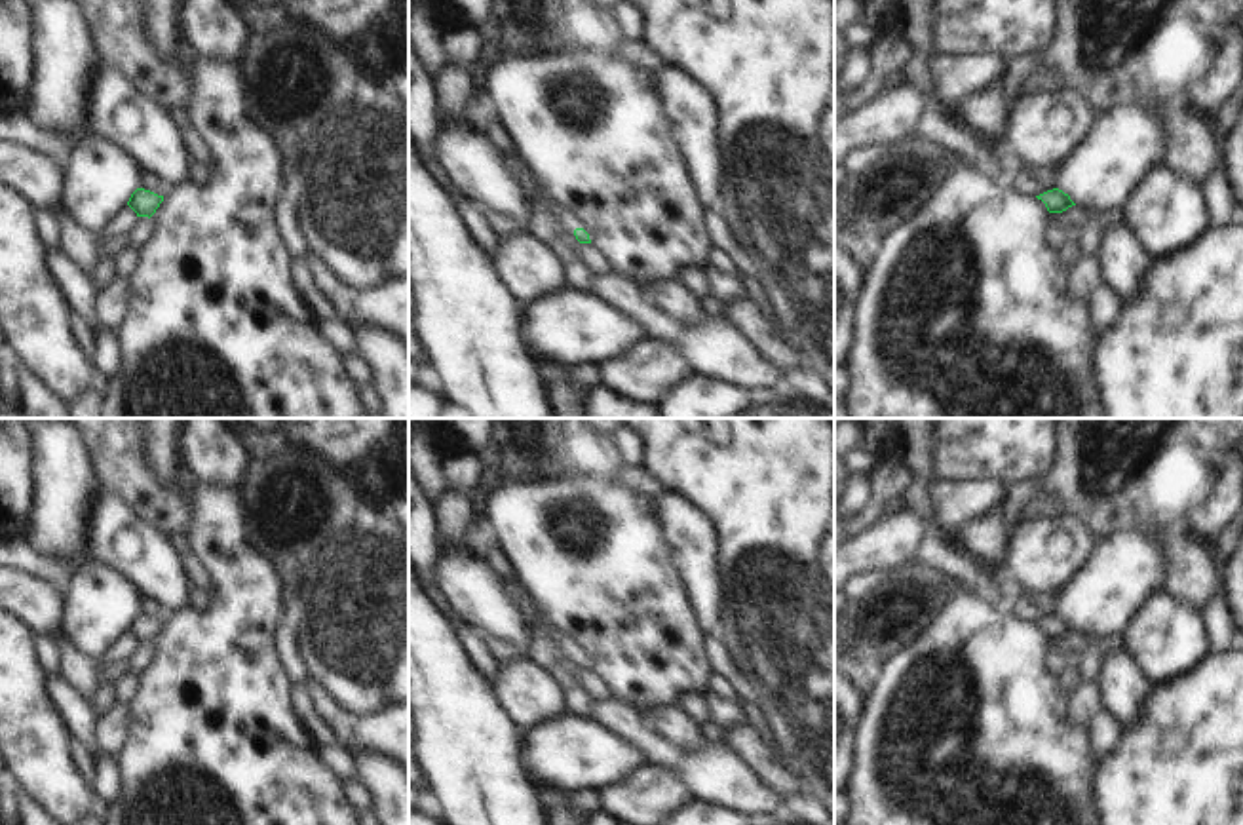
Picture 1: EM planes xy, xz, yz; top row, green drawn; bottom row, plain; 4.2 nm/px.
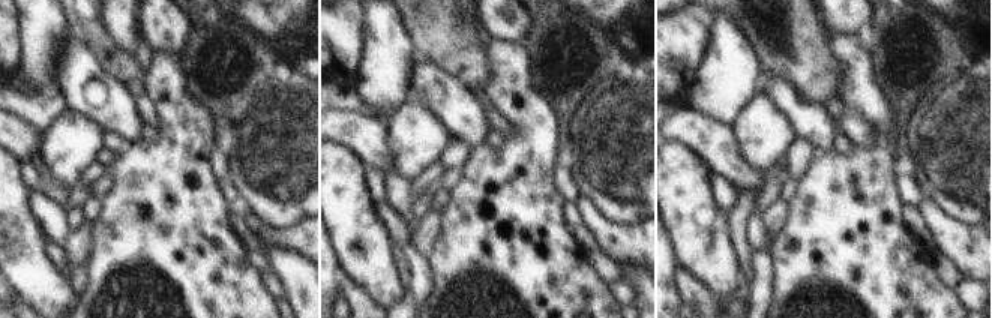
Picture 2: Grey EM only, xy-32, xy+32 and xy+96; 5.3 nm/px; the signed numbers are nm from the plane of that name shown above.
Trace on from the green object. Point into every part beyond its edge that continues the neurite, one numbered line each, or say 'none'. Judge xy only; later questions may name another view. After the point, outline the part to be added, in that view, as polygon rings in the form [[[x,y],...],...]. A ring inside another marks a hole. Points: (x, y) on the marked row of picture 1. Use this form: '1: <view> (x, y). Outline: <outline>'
1: xy (143, 229). Outline: [[[139,217],[137,224],[129,232],[129,245],[143,247],[152,234],[152,221],[148,217]]]

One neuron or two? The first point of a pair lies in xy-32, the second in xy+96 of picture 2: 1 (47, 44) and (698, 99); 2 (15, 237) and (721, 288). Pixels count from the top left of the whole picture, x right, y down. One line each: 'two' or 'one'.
1: one
2: one

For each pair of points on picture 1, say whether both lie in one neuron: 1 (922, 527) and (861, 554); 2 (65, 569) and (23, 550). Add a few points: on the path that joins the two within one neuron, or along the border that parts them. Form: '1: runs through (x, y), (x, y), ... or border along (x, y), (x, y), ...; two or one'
1: runs through (907, 531), (890, 544), (877, 548); one
2: runs through (56, 569), (33, 559); one

